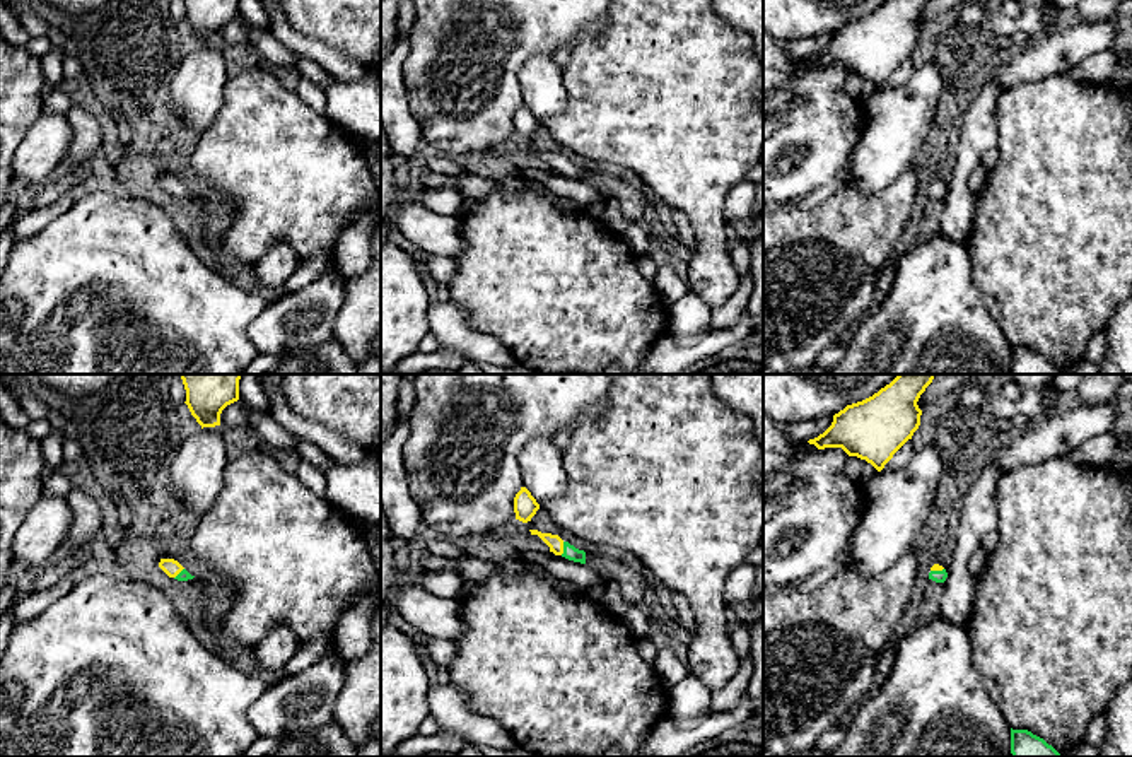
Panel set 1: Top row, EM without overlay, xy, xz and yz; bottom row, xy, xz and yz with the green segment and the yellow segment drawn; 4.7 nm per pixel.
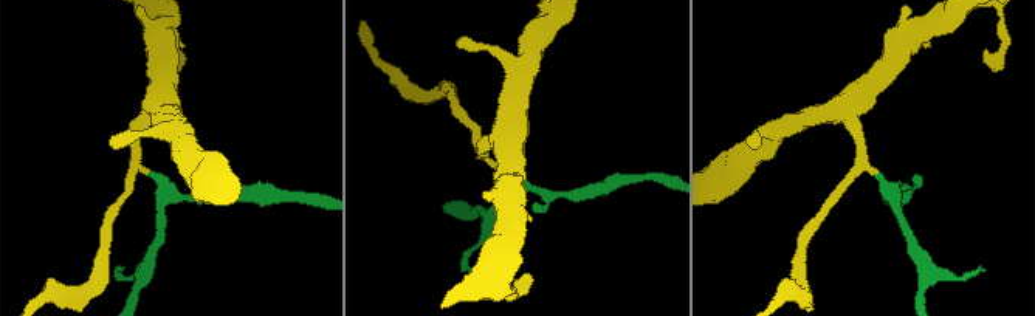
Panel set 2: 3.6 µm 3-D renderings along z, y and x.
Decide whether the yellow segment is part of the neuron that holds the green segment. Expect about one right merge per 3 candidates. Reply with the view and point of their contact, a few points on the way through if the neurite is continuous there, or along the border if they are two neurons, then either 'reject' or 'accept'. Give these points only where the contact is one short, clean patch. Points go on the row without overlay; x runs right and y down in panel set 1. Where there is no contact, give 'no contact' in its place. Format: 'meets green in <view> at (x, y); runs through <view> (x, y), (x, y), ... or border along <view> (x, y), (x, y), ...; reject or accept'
meets green in xz at (564, 166); runs through xz (571, 170), (564, 166), (555, 161); accept

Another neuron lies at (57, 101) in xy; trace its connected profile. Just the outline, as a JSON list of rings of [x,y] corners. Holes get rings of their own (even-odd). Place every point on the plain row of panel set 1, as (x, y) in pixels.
[[[46,89],[43,94],[43,108],[48,113],[67,114],[73,106],[72,97],[61,89]]]

